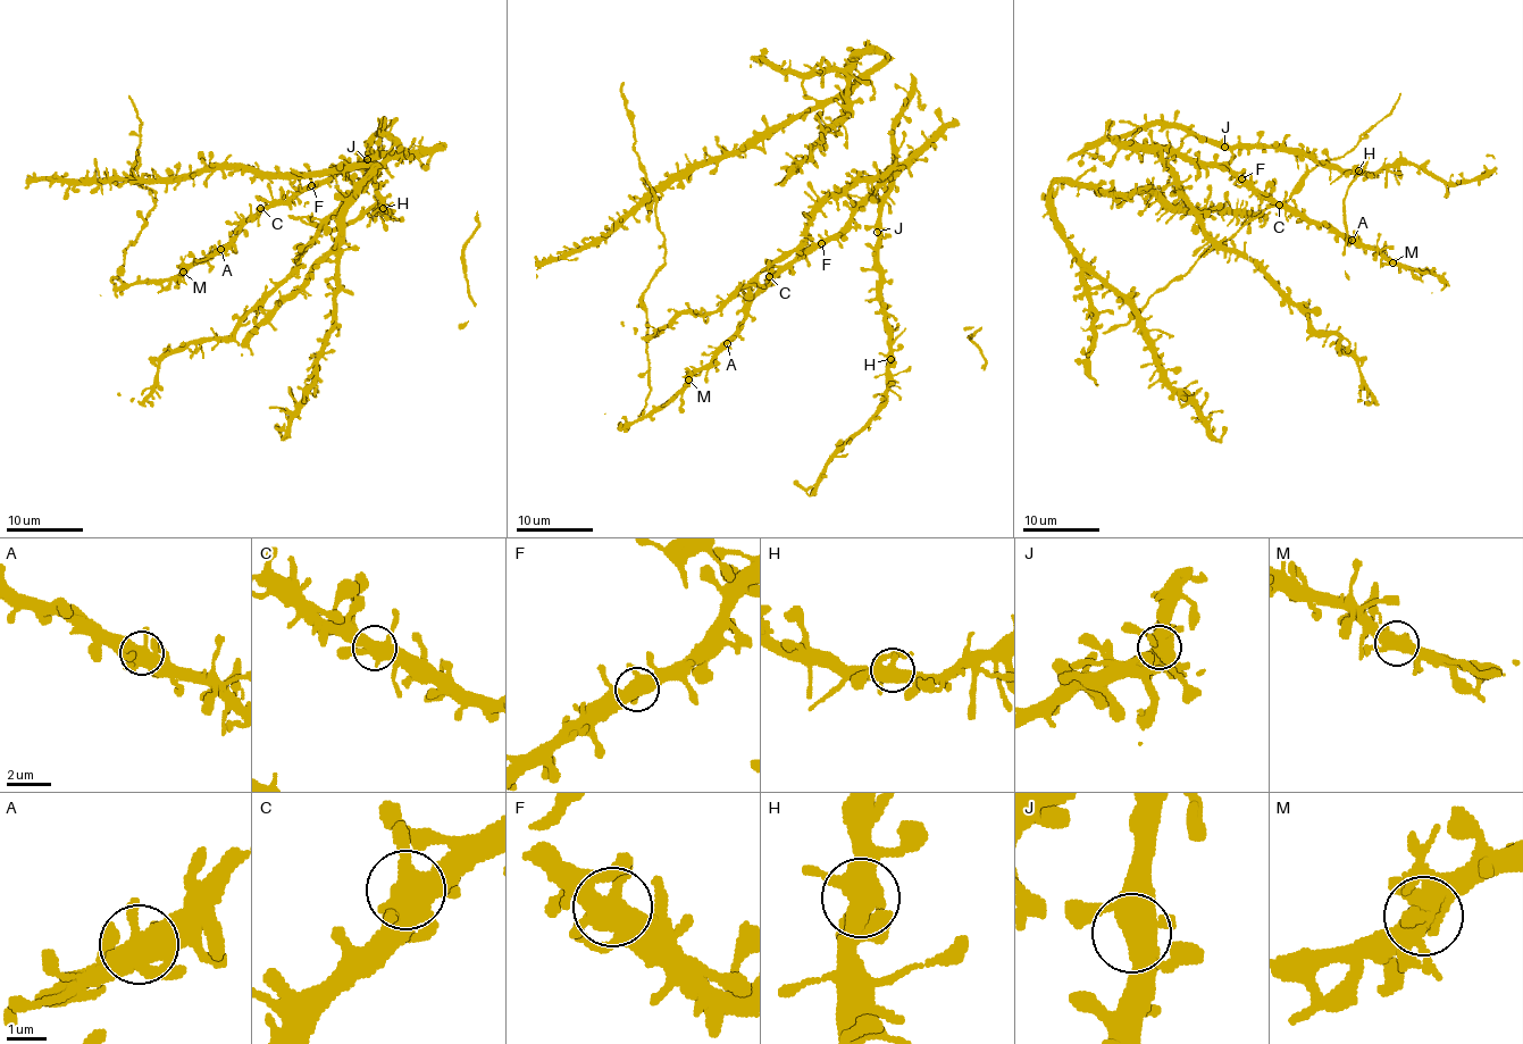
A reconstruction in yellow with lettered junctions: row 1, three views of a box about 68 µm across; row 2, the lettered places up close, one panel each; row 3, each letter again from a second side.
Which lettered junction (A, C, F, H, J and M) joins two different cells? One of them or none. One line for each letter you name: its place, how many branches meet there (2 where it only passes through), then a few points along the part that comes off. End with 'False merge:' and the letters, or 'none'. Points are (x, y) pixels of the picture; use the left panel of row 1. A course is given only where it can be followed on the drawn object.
False merge: none

